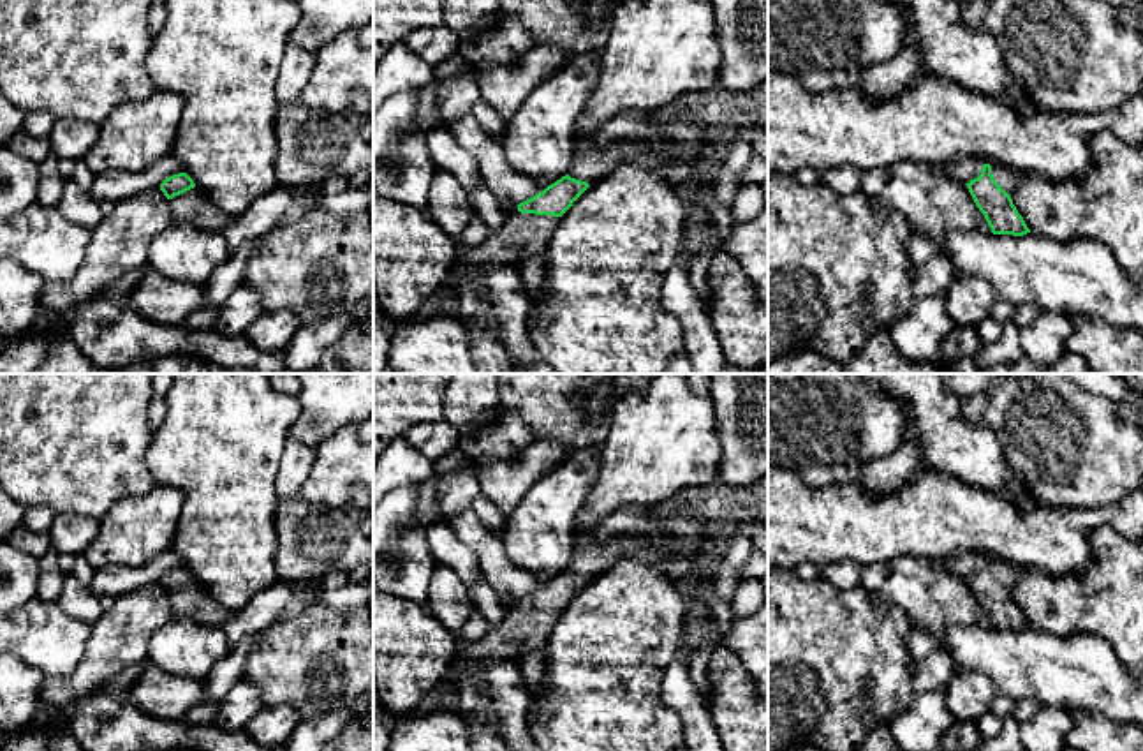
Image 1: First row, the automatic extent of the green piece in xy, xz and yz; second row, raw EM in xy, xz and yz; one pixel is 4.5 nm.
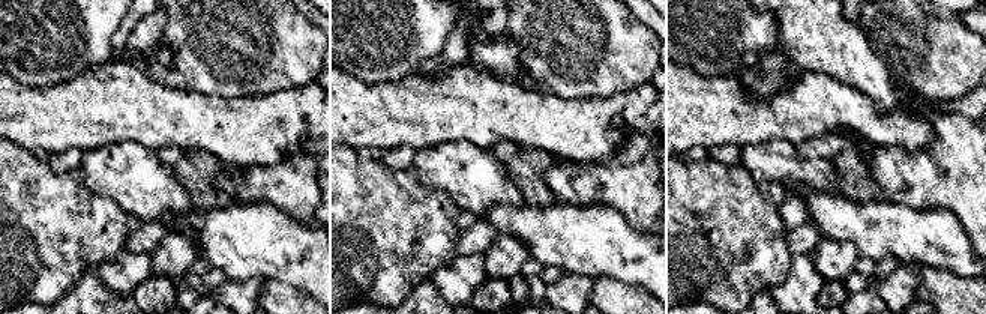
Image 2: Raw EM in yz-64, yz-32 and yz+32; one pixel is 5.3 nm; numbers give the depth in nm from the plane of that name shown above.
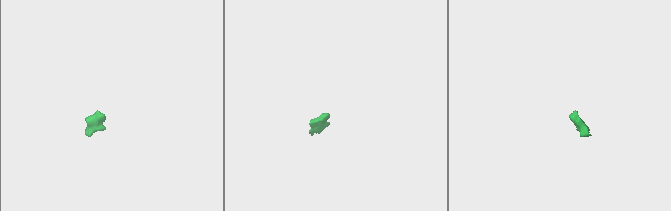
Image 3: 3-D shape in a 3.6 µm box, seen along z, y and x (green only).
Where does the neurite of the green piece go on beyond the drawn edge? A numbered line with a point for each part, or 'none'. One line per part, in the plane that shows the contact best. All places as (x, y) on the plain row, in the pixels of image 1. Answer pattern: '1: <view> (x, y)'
1: xy (194, 602)
2: xz (522, 630)

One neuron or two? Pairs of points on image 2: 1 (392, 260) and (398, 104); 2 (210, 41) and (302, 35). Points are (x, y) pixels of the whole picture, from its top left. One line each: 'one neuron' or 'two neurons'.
1: two neurons
2: one neuron

